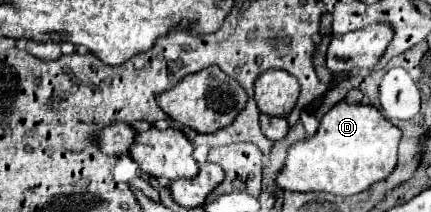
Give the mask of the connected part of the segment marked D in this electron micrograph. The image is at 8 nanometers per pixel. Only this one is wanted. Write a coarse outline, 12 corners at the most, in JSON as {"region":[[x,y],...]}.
{"region":[[346,100],[292,146],[276,182],[360,194],[394,172],[402,132]]}

